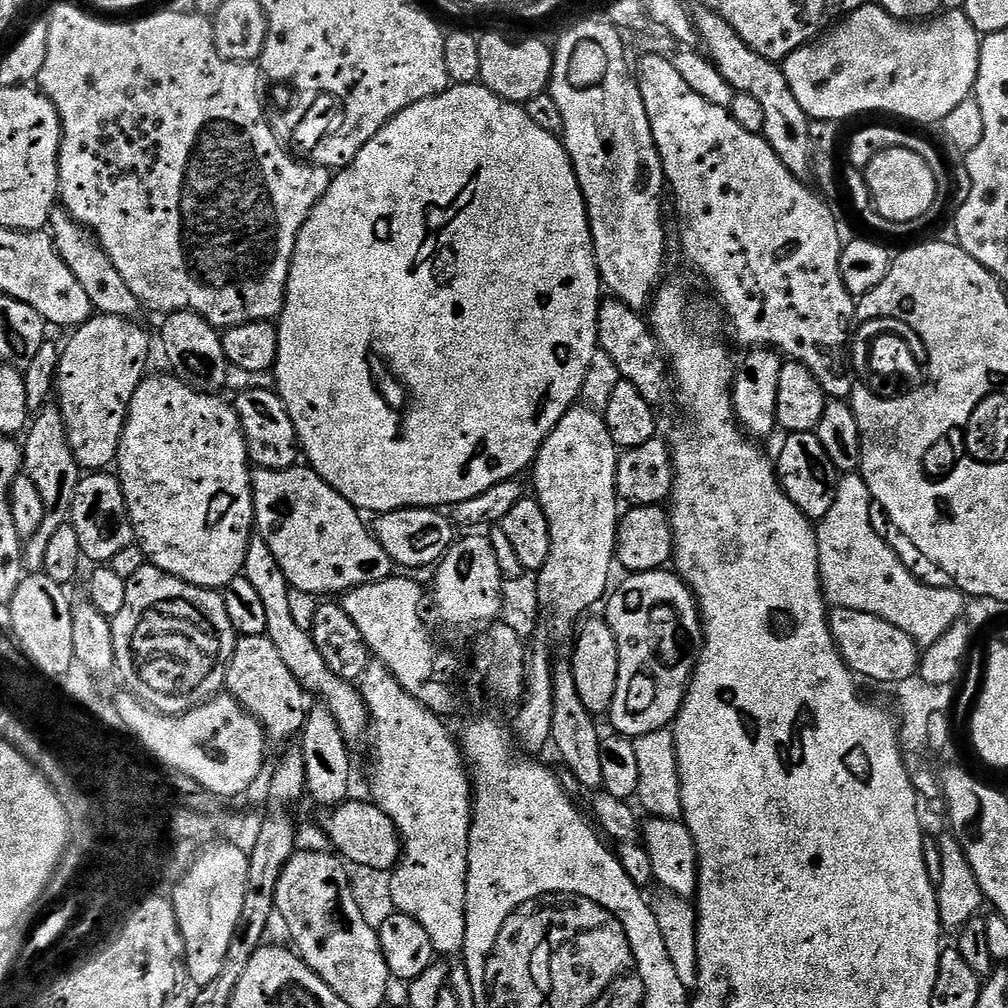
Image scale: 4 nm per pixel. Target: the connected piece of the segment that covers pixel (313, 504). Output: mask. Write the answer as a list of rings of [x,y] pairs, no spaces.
[[[293,466],[287,468],[286,471],[270,471],[265,468],[259,468],[255,469],[252,473],[252,497],[254,498],[256,516],[255,527],[259,537],[264,540],[270,547],[270,550],[273,551],[275,561],[278,562],[278,566],[281,566],[282,572],[286,574],[289,585],[315,596],[322,596],[324,593],[340,596],[357,587],[380,582],[393,575],[394,563],[388,553],[382,548],[376,536],[371,532],[367,523],[365,526],[362,520],[364,519],[363,515],[359,512],[359,509],[353,507],[348,499],[338,494],[338,492],[322,479],[317,472],[313,471],[310,466],[303,466],[304,468],[300,467],[301,466]]]

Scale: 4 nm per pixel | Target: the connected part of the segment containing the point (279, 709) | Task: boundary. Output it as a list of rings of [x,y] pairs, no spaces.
[[[267,634],[240,636],[234,645],[234,654],[230,658],[227,670],[224,679],[227,695],[234,697],[264,727],[265,737],[269,741],[291,741],[303,729],[310,711],[309,697],[298,678],[290,674],[290,666],[282,662],[278,646],[274,646]]]

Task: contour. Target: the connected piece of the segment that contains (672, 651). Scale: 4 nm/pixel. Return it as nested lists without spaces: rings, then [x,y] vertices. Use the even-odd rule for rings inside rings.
[[[672,570],[637,572],[629,575],[607,597],[606,619],[618,642],[618,690],[610,709],[612,724],[621,736],[635,738],[665,731],[675,721],[684,705],[684,695],[704,642],[704,625],[700,623],[700,606],[687,584]]]

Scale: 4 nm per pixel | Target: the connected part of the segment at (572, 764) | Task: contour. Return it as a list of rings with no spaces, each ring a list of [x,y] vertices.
[[[557,659],[552,665],[552,689],[554,690],[554,722],[552,723],[551,747],[556,747],[560,764],[574,772],[581,786],[586,790],[603,789],[602,754],[600,741],[602,732],[596,729],[597,717],[582,702],[578,686],[574,686],[571,659]]]

